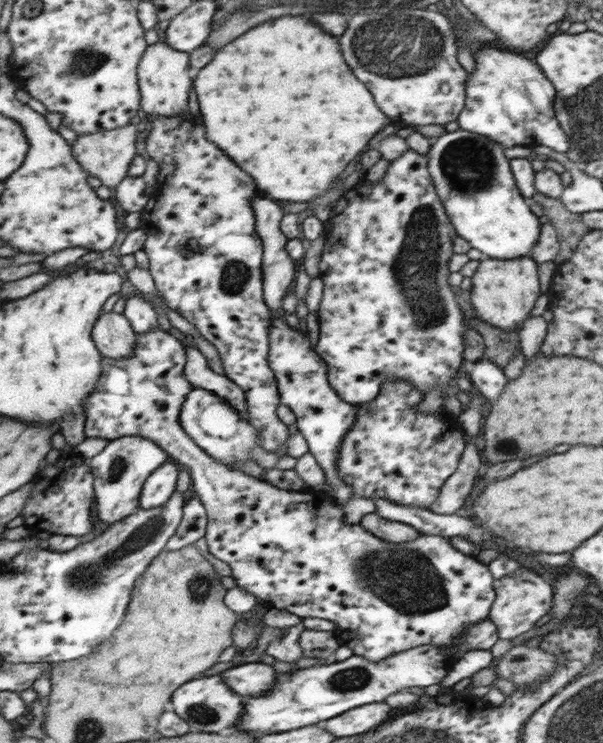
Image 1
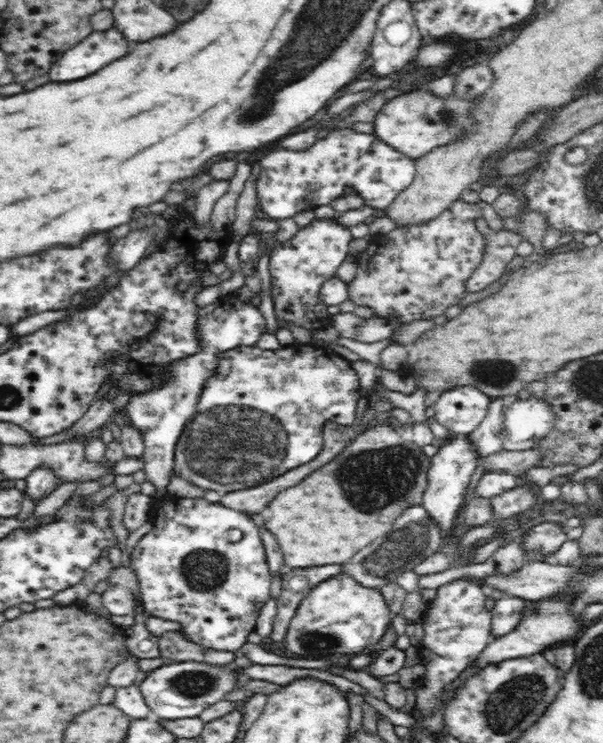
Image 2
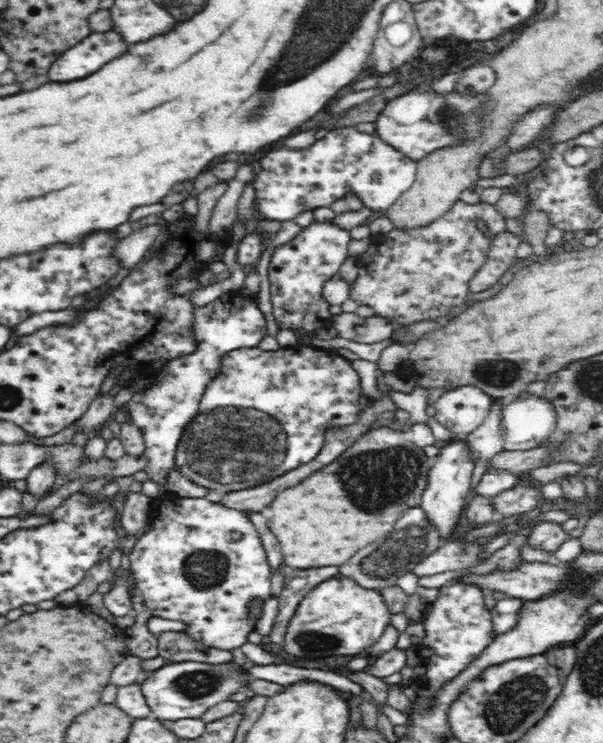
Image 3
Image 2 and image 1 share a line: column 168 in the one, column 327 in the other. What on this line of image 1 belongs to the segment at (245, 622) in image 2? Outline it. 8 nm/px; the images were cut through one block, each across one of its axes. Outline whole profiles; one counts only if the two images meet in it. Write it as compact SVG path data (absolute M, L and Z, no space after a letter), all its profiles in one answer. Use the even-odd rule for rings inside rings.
M159 327L147 332L147 334L137 334L137 350L133 350L133 353L135 354L125 357L125 360L104 357L105 374L101 382L97 383L96 389L92 392L93 396L89 398L89 402L85 402L85 408L87 408L85 421L87 437L106 438L109 441L133 435L148 438L156 442L163 450L168 451L174 462L183 465L183 468L187 471L188 480L191 480L191 484L193 484L193 492L195 492L196 497L200 500L206 512L206 526L204 527L203 536L207 544L207 552L229 566L231 570L230 576L237 587L250 592L255 598L262 600L268 607L290 611L299 618L319 618L331 621L336 626L335 634L341 644L345 644L349 650L352 650L353 655L367 658L369 662L383 661L392 654L424 644L432 643L435 646L453 645L453 641L457 641L465 626L488 619L488 614L491 612L489 606L492 606L492 602L495 600L495 588L491 588L491 582L494 582L494 578L489 580L488 566L483 566L477 560L473 560L473 557L457 552L455 548L449 546L449 542L441 535L433 536L419 533L416 539L409 542L385 542L384 539L377 538L376 535L366 531L358 523L348 524L343 521L341 506L333 502L325 492L281 490L264 482L262 479L252 478L241 471L234 471L229 466L221 464L217 459L205 454L205 451L201 450L185 434L185 429L180 421L181 411L184 409L185 404L185 394L193 387L185 379L187 348L184 344L175 335L169 334L169 331Z

